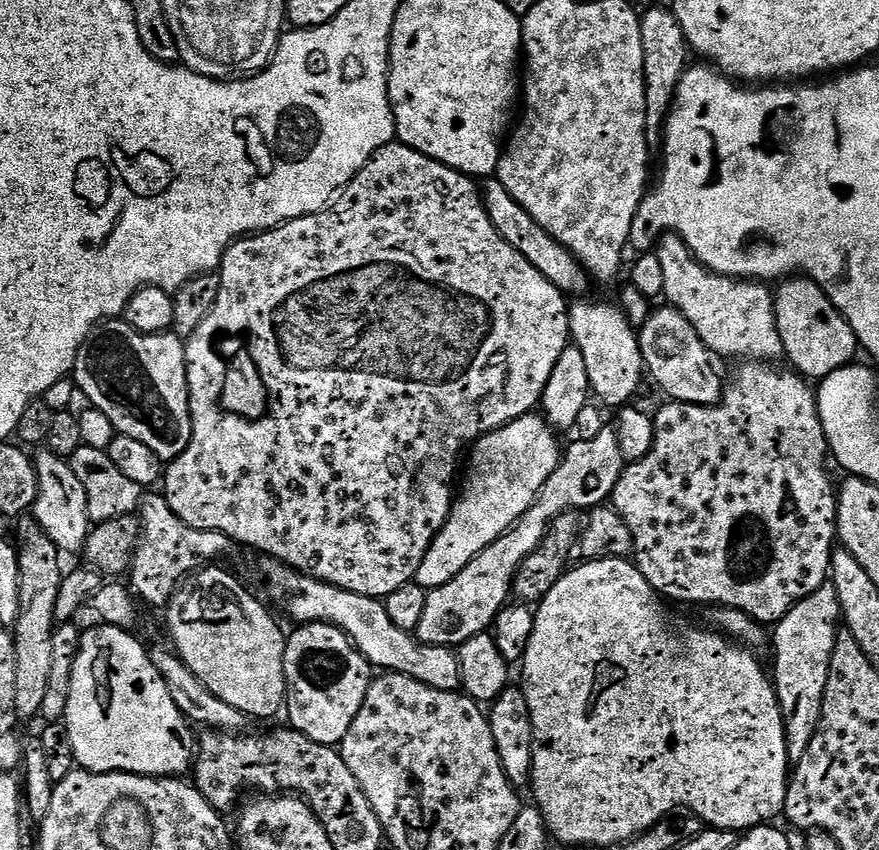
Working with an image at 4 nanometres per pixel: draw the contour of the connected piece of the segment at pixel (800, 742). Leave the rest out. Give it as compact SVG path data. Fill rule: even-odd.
M832 587L814 590L798 602L776 625L770 644L776 647L774 683L776 697L782 710L788 759L795 762L810 750L810 742L820 725L822 702L826 694L826 678L830 674L830 658L834 654L836 636L842 631L838 594Z

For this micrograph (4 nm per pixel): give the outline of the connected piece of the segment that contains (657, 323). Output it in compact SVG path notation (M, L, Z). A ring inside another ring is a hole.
M664 308L649 315L645 324L641 325L638 335L640 337L640 353L643 356L644 366L649 377L658 384L659 388L667 395L667 399L680 404L706 405L712 407L723 399L724 380L720 378L714 368L714 358L705 343L698 337L698 332L676 308Z

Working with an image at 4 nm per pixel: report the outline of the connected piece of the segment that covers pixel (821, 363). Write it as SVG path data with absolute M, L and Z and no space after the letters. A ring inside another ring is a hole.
M788 278L779 288L774 296L778 334L782 334L786 360L793 364L789 365L799 375L819 382L834 374L834 370L844 368L857 359L858 345L854 330L834 302L830 302L822 286L807 278Z

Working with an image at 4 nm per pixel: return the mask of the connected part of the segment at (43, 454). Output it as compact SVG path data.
M47 450L37 451L34 463L38 478L38 494L34 505L34 519L42 526L42 530L59 548L61 553L79 553L88 540L90 521L86 506L86 490L82 482L78 482L78 474L74 474L71 463L65 457L55 456Z

